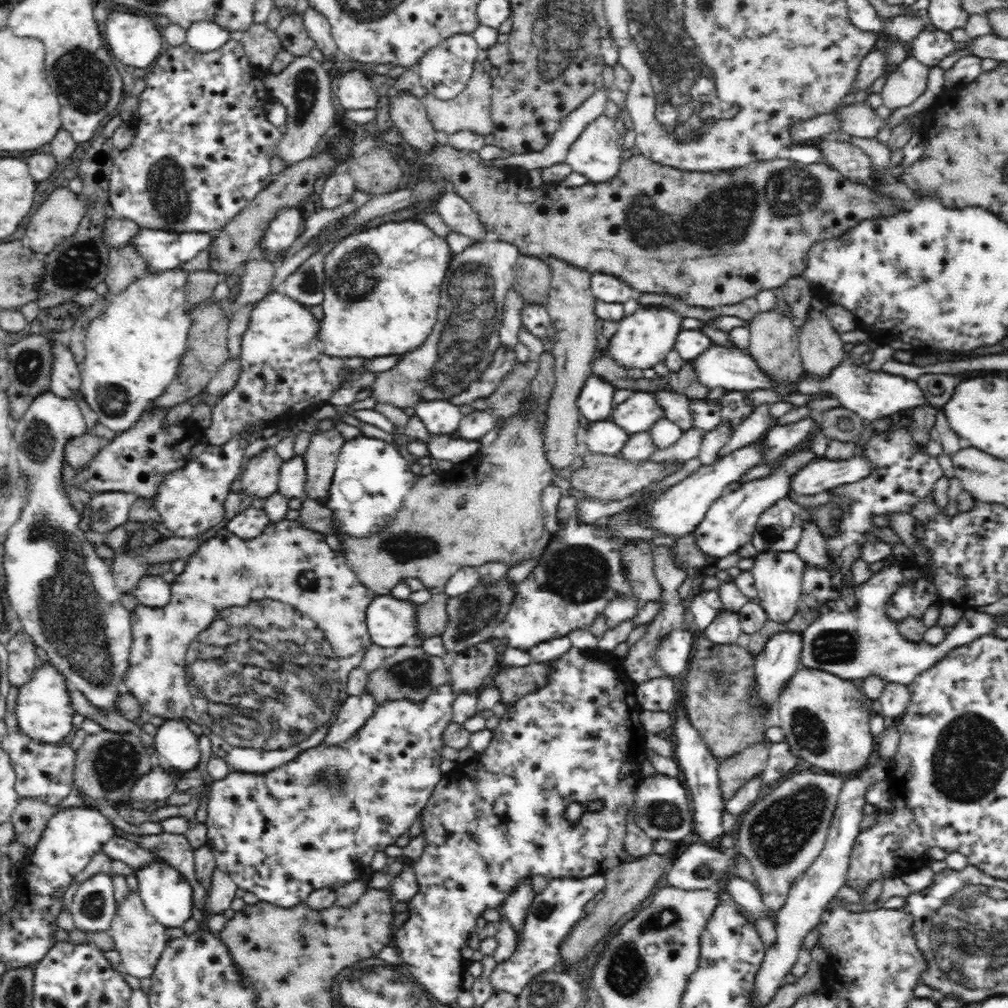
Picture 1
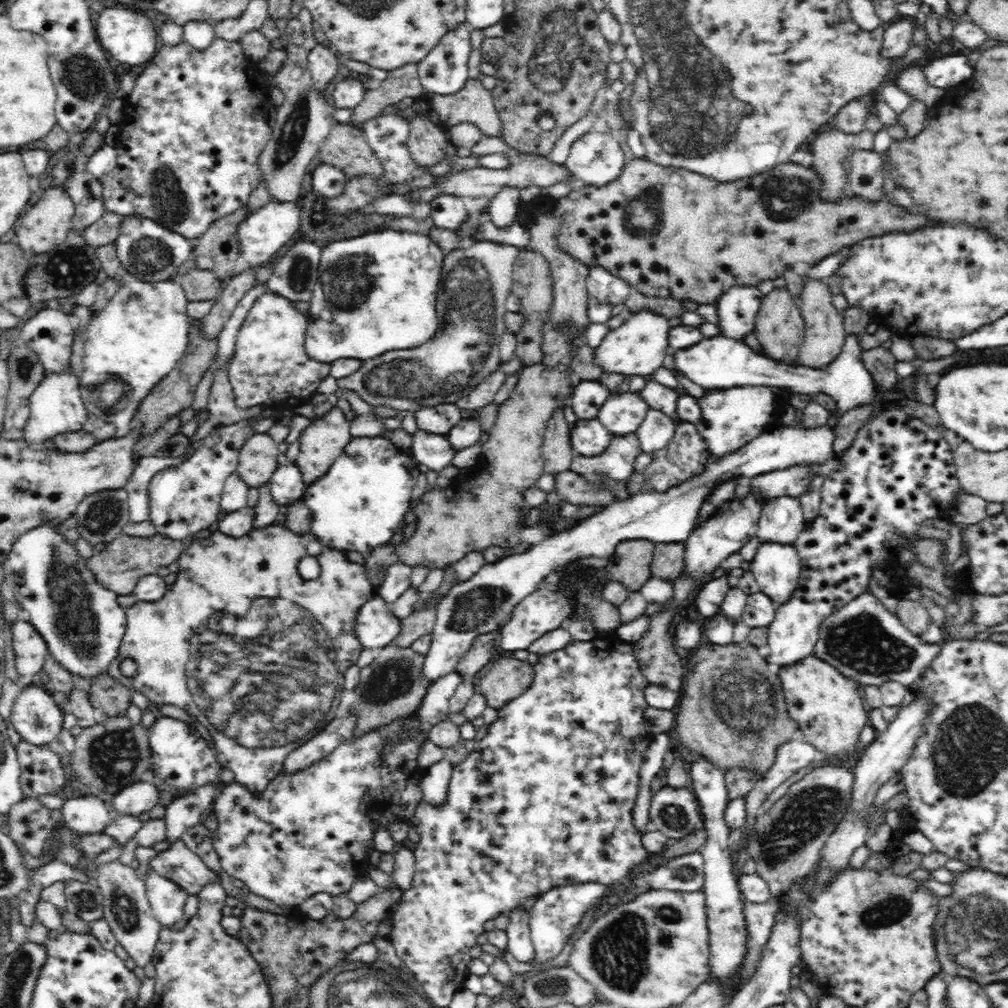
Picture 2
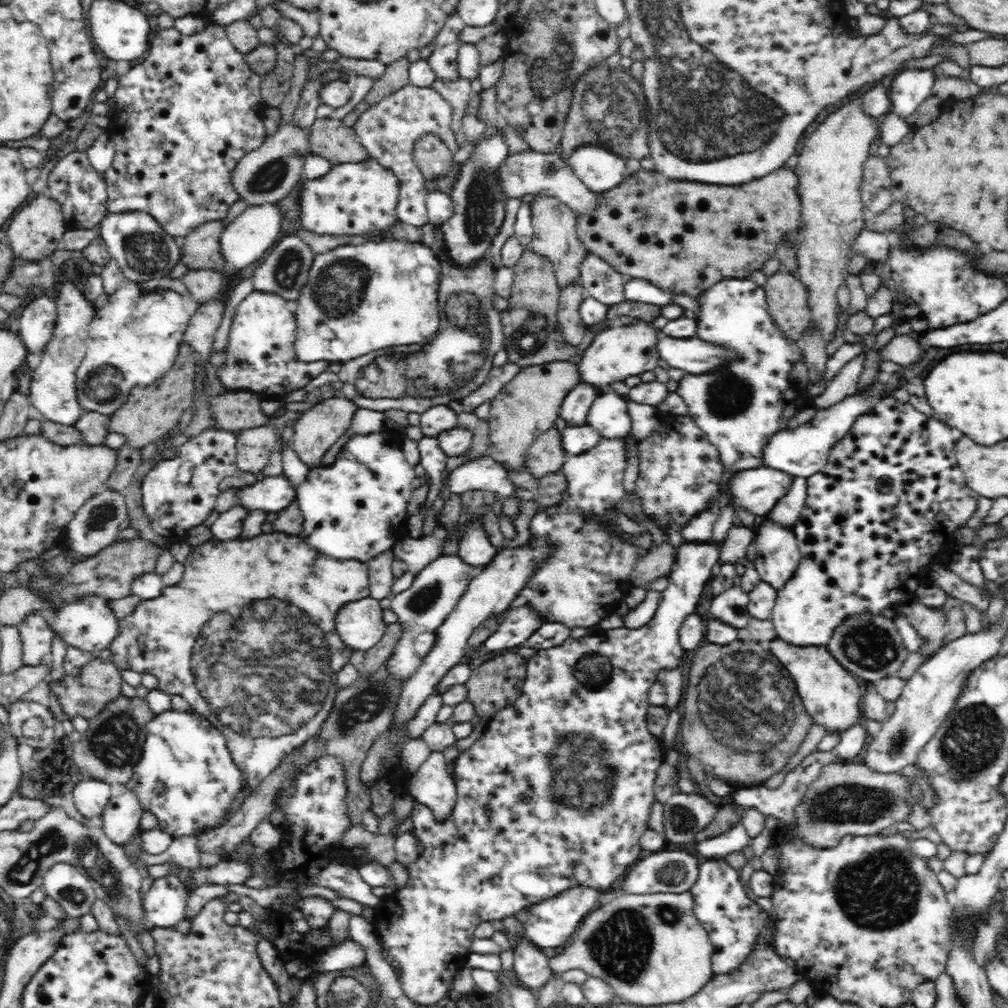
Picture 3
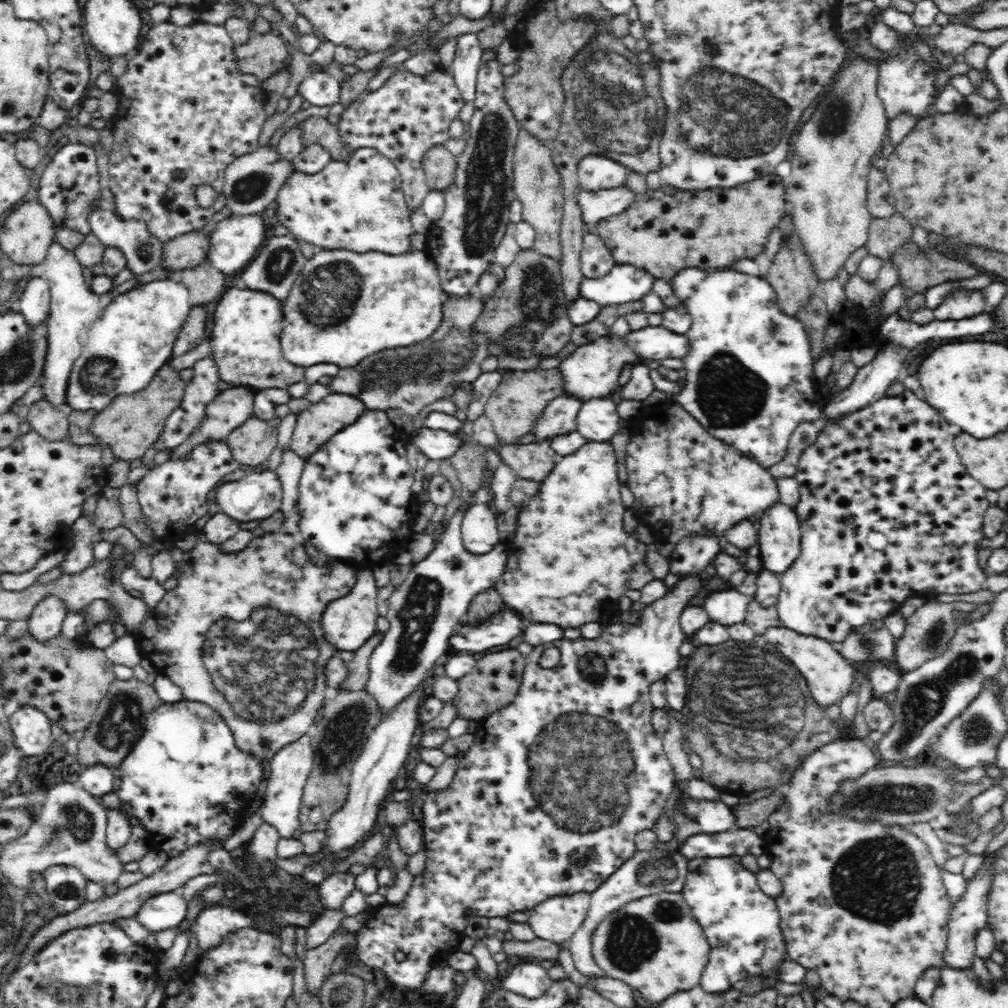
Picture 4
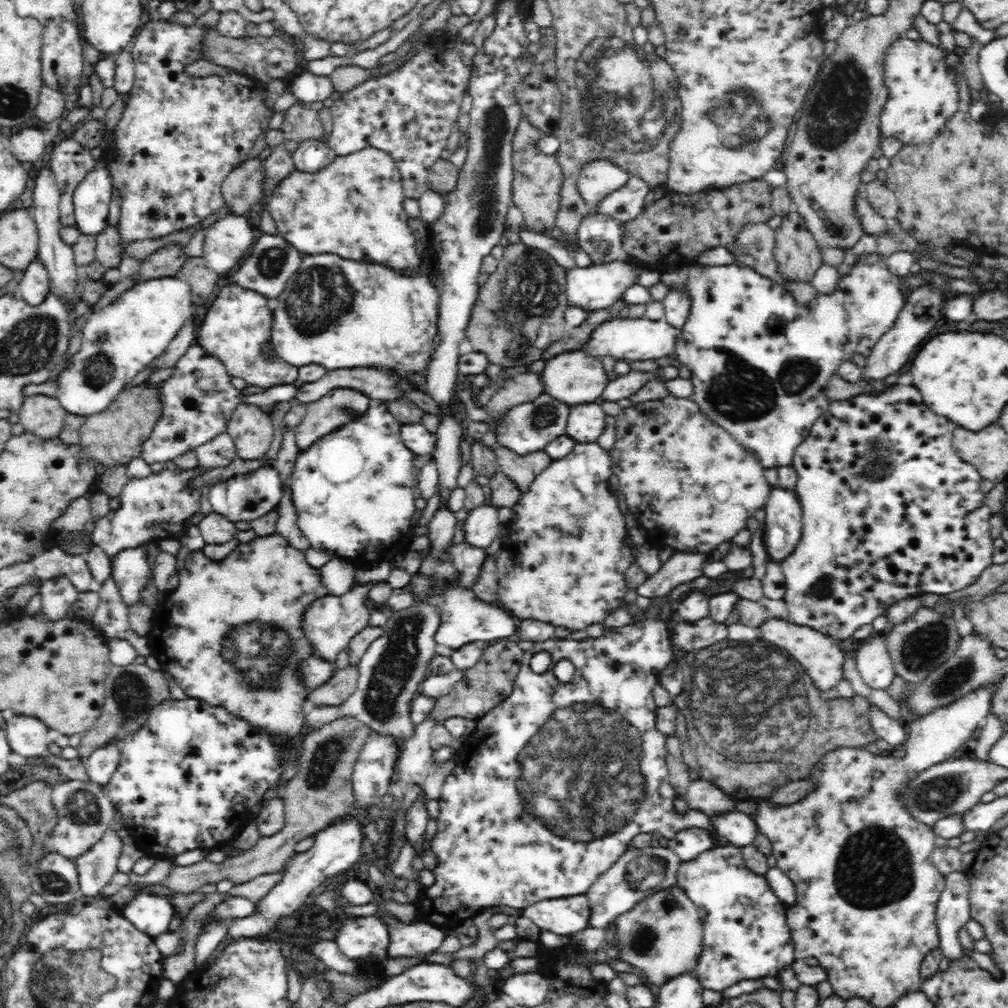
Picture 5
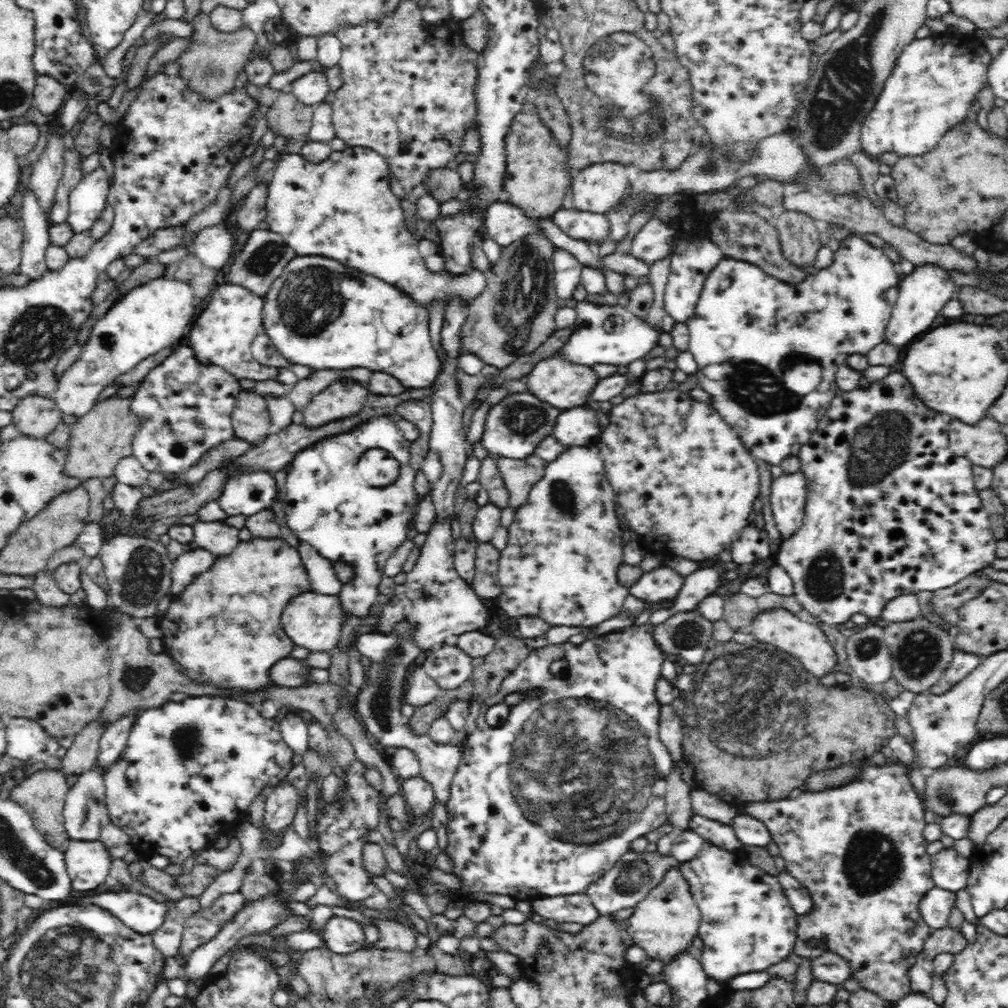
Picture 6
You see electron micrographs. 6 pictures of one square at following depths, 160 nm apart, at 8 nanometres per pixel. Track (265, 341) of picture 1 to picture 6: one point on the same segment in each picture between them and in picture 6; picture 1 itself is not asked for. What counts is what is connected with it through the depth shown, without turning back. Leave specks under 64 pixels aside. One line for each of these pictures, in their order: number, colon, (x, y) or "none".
2: (270, 368)
3: (259, 357)
4: (246, 324)
5: (235, 330)
6: (221, 336)

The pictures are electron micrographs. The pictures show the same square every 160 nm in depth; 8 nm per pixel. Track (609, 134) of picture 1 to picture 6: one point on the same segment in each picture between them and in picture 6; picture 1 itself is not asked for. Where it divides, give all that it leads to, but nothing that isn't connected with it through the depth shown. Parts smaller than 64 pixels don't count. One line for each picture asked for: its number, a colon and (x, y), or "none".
2: (597, 158)
3: (598, 167)
4: (595, 172)
5: (598, 178)
6: (599, 187)

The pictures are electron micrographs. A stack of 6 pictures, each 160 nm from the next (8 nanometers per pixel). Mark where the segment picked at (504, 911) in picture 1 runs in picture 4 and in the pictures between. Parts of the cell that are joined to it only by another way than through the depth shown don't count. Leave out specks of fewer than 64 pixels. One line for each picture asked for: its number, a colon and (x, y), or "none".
2: (519, 942)
3: (530, 965)
4: (528, 979)

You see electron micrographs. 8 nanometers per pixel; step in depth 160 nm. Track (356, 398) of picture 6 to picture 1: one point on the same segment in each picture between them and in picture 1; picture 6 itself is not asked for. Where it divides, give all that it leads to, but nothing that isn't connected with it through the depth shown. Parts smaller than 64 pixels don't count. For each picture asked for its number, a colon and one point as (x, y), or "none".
1: (320, 458)
2: (324, 440)
3: (318, 428)
4: (319, 422)
5: (342, 406)

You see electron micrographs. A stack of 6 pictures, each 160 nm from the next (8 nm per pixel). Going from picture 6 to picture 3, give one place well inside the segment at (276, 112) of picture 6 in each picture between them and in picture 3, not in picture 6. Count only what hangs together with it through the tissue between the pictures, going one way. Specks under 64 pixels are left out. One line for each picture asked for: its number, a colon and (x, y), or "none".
3: (329, 137)
4: (314, 129)
5: (301, 123)

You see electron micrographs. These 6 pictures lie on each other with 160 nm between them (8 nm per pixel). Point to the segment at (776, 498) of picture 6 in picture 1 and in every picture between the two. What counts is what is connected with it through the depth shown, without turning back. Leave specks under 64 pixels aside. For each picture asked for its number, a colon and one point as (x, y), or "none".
1: (778, 576)
2: (777, 567)
3: (778, 556)
4: (779, 538)
5: (782, 527)

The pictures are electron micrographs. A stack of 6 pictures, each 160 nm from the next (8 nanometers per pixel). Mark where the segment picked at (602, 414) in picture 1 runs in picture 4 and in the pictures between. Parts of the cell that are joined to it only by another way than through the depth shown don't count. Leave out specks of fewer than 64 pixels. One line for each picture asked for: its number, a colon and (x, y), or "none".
2: (587, 396)
3: (574, 408)
4: (559, 417)

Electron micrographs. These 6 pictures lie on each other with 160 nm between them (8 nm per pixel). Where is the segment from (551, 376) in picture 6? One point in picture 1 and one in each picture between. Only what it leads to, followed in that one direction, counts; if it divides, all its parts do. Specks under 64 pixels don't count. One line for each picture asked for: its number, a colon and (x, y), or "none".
1: (643, 339)
2: (637, 347)
3: (619, 351)
4: (590, 372)
5: (570, 378)

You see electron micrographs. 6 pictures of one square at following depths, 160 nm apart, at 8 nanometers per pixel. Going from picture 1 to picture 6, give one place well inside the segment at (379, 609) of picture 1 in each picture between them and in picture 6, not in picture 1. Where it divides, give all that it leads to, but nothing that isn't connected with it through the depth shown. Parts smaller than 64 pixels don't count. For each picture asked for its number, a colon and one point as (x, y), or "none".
2: (374, 625)
3: (359, 624)
4: (348, 621)
5: (328, 622)
6: (311, 620)

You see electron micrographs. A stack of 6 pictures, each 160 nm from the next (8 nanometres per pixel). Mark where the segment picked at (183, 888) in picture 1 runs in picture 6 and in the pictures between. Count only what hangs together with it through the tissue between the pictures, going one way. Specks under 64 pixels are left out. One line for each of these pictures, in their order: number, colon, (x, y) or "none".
2: (167, 899)
3: (165, 903)
4: (165, 912)
5: (151, 914)
6: (139, 912)

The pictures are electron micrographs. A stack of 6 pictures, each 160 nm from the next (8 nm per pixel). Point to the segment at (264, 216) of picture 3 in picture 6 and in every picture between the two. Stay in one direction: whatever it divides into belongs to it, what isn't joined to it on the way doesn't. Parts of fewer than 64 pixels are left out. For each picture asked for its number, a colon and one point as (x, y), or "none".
4: (233, 243)
5: (225, 242)
6: (213, 246)

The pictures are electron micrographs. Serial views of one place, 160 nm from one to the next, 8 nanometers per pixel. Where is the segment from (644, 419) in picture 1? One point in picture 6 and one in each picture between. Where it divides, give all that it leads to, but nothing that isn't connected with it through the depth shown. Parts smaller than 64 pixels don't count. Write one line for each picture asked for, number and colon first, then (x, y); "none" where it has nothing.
2: (622, 414)
3: (608, 415)
4: (598, 420)
5: (586, 422)
6: (579, 426)

